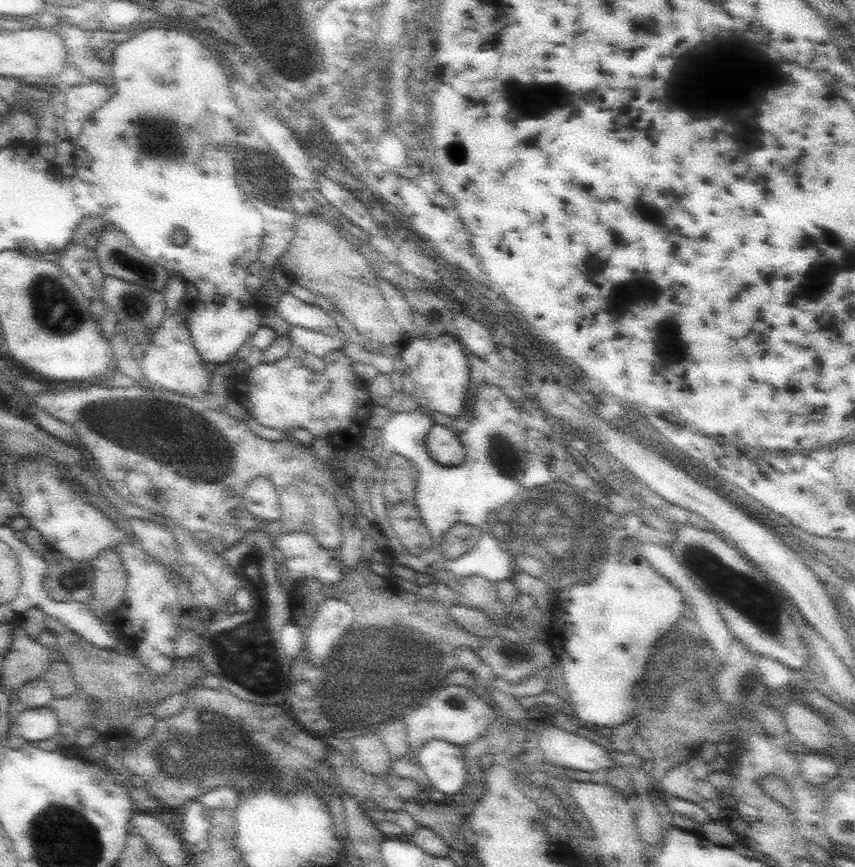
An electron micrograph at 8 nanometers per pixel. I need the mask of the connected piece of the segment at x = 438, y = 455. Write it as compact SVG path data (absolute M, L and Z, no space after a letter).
M441 424L431 426L425 438L425 448L427 448L427 456L431 456L437 464L457 466L465 460L461 436Z

